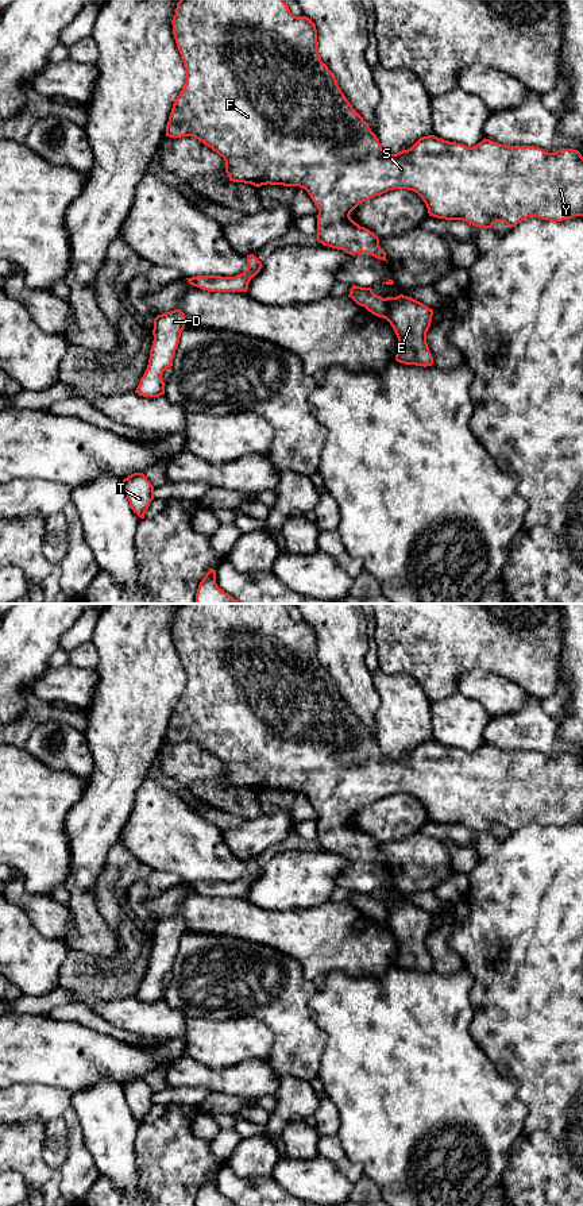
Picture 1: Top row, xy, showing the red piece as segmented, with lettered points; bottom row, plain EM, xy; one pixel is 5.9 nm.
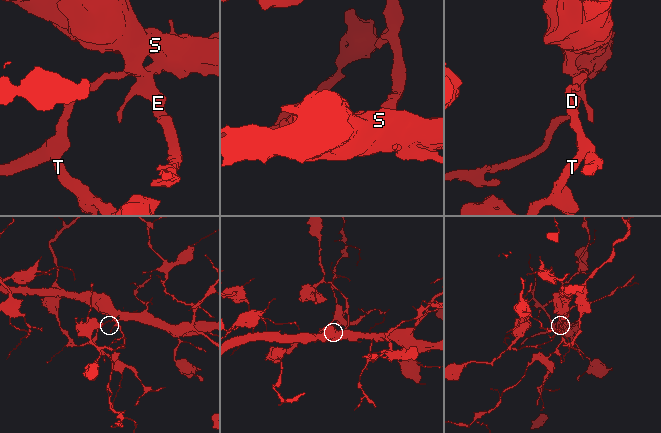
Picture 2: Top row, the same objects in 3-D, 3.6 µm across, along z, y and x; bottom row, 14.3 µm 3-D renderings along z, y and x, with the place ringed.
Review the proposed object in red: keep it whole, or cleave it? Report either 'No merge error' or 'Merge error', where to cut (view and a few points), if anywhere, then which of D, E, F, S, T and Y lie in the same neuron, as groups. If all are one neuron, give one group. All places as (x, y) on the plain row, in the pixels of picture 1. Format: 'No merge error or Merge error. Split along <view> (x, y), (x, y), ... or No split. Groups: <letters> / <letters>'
Merge error. Split along xy (383, 904), (387, 910), (386, 923). Groups: D T / E F S Y

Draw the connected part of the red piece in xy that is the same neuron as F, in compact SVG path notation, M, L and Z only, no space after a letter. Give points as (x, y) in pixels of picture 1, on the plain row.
M181 604L177 608L175 620L171 625L173 640L186 674L186 685L182 696L177 701L169 727L166 741L182 743L193 741L211 752L225 766L225 778L229 786L251 789L256 793L262 790L300 791L308 797L318 814L317 822L317 847L324 851L343 855L354 860L366 858L378 864L386 866L386 858L379 851L379 843L370 835L360 832L351 824L351 817L360 809L375 801L381 801L394 794L408 794L416 797L428 813L429 821L445 825L463 825L475 832L491 833L497 827L503 827L509 833L520 827L536 821L552 828L563 827L574 821L583 821L583 762L578 755L560 754L556 758L547 758L534 751L507 751L483 744L472 752L462 748L448 747L435 740L420 743L410 754L397 759L382 754L379 744L371 736L363 723L352 713L341 697L335 679L321 666L318 659L316 629L306 621L294 621L289 610L282 604Z

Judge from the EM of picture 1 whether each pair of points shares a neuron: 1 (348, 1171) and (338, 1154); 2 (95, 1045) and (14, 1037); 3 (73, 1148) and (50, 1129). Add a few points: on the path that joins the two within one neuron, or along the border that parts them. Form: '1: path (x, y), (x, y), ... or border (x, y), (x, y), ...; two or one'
1: path (346, 1167), (339, 1158); one
2: path (74, 1047), (34, 1047); one
3: border (62, 1117), (66, 1124), (68, 1136); two

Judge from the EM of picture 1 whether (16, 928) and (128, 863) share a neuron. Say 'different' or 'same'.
different

